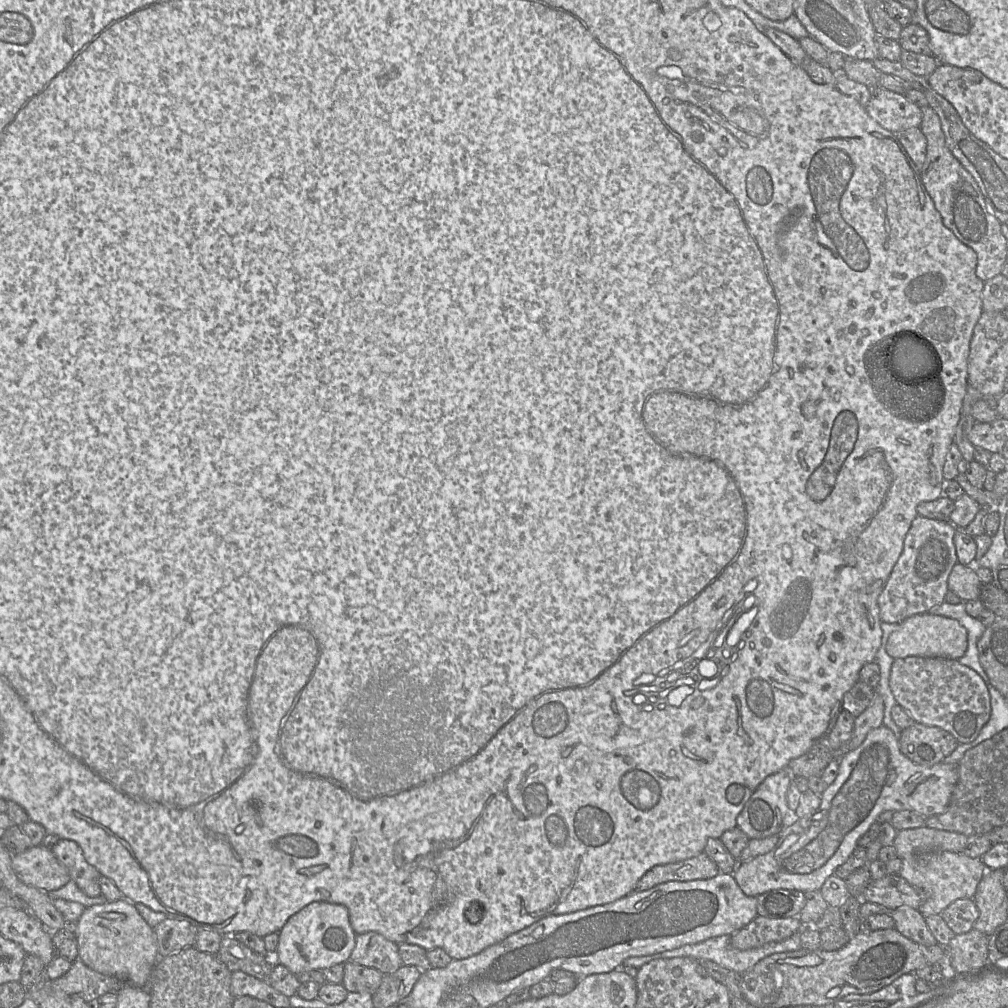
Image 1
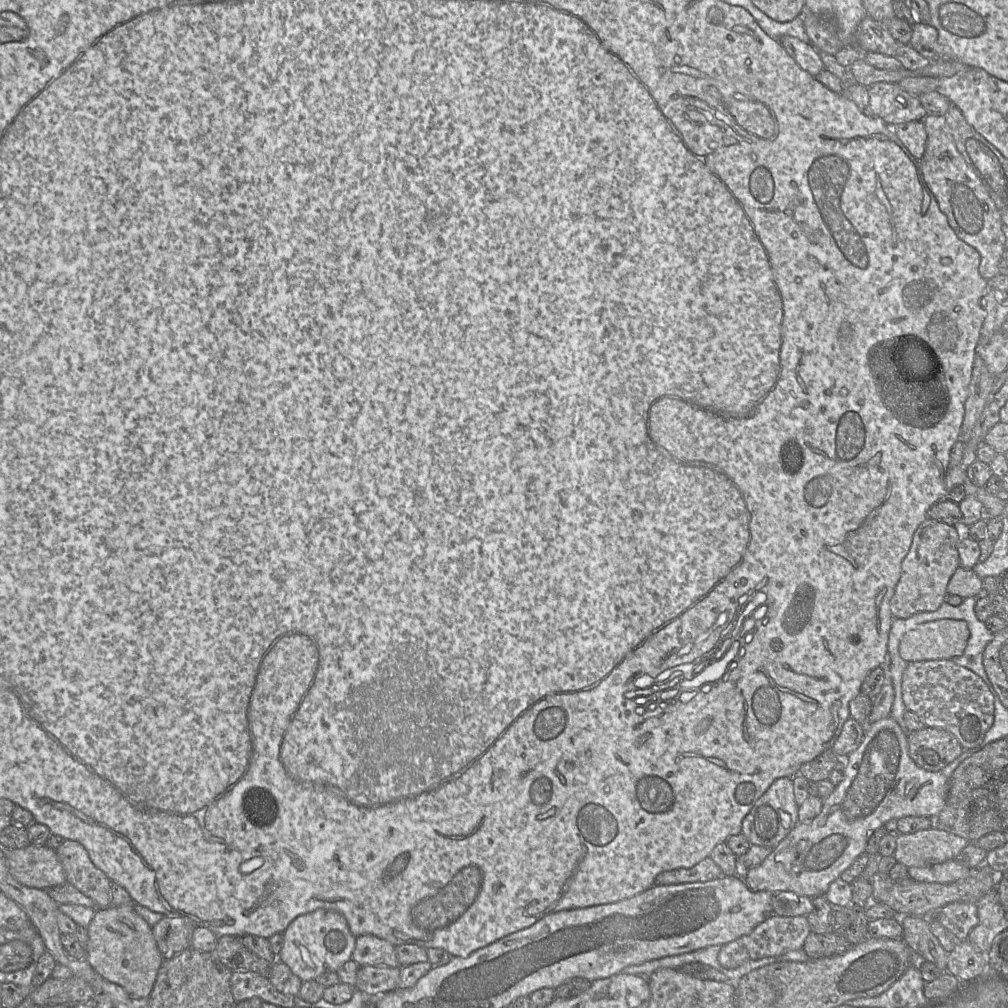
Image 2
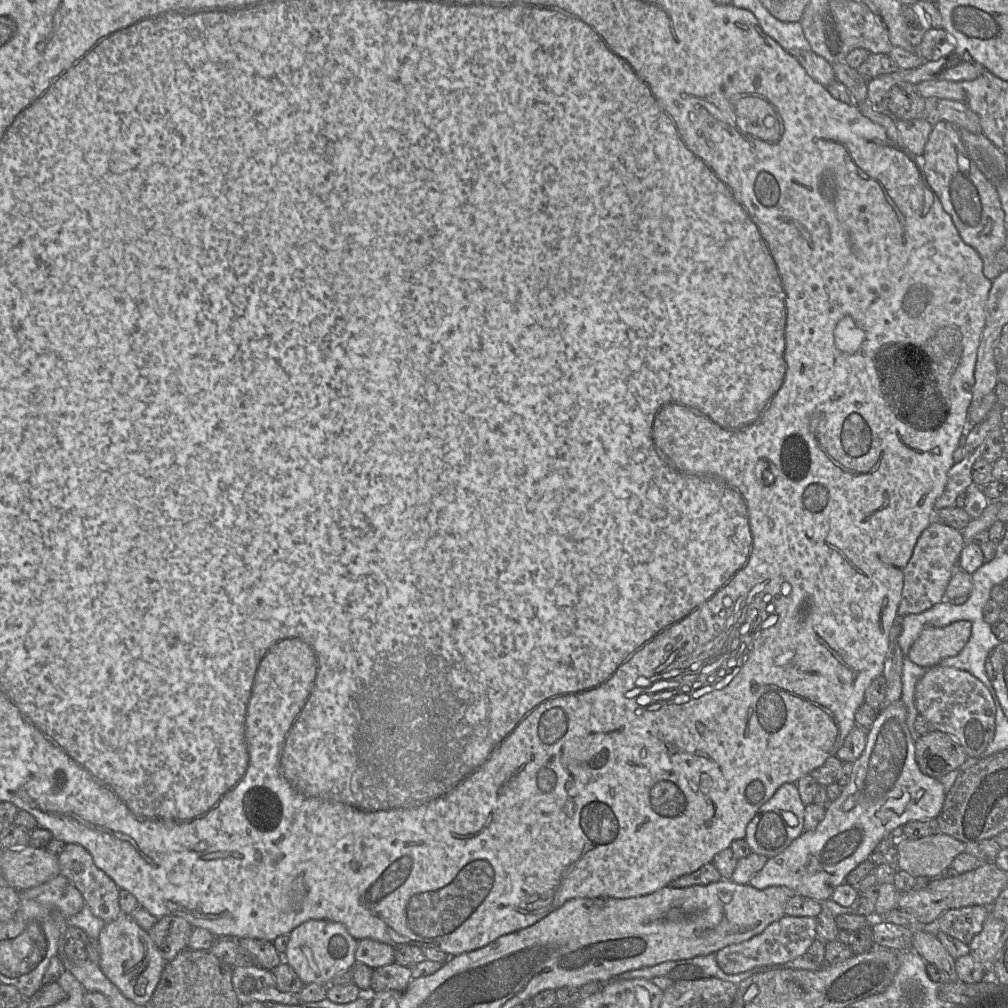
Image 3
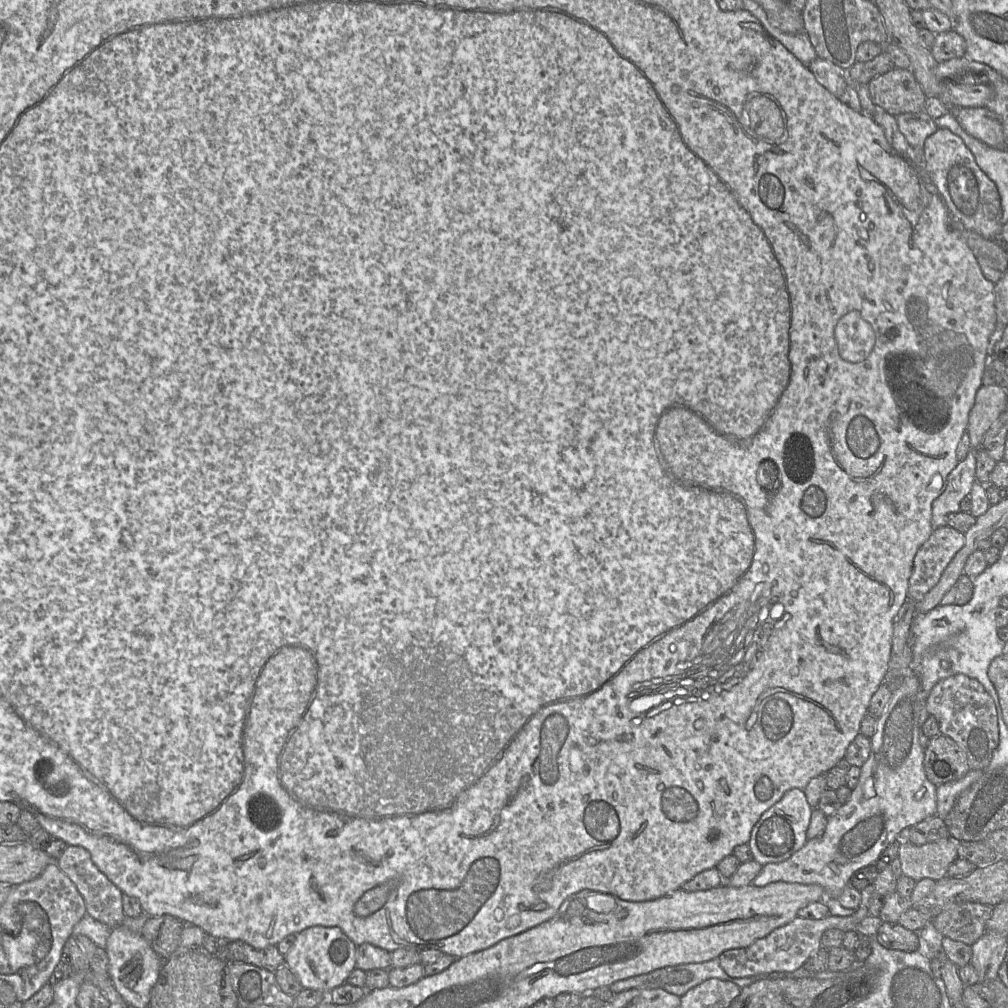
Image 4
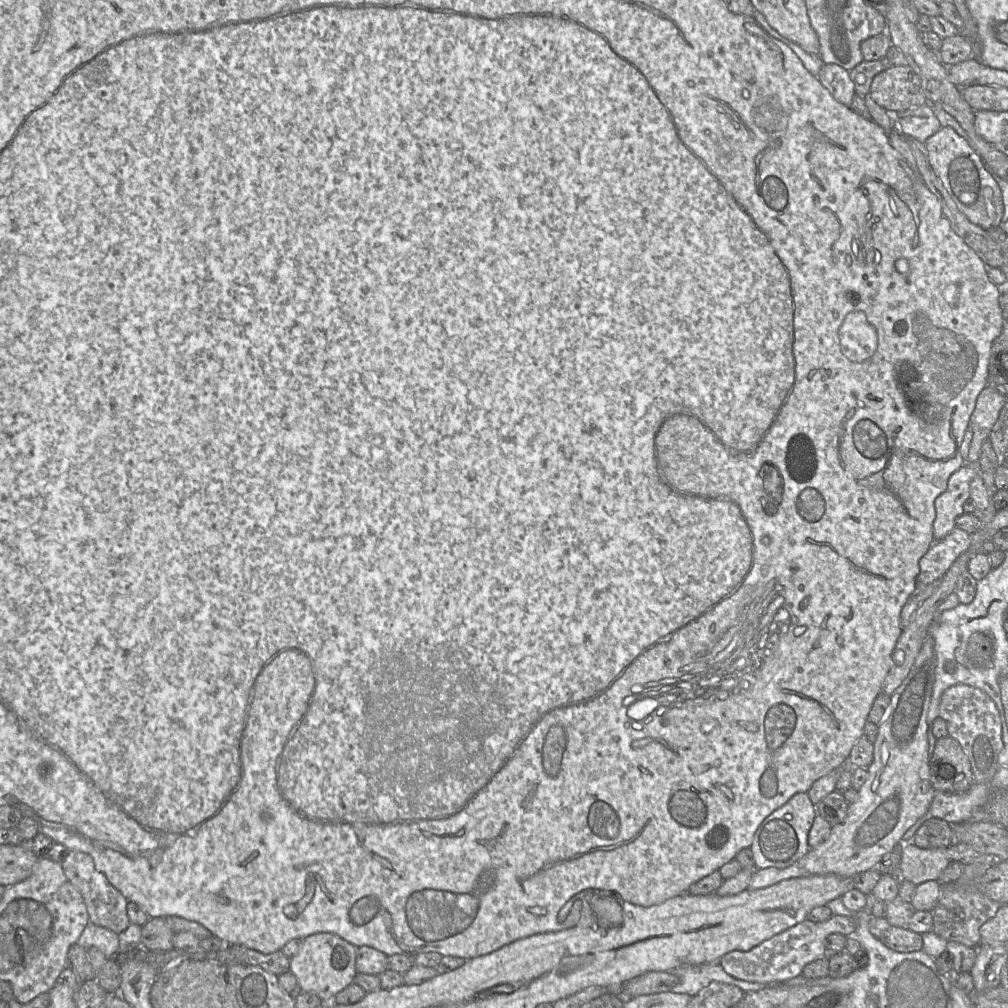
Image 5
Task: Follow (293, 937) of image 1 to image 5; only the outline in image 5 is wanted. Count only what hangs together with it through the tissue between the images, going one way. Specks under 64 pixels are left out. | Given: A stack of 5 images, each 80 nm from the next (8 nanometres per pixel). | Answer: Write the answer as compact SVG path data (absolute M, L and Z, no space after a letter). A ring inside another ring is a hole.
M318 932L303 939L300 950L290 957L290 972L299 981L302 991L318 995L324 1002L332 1002L335 995L354 983L357 947L334 933Z

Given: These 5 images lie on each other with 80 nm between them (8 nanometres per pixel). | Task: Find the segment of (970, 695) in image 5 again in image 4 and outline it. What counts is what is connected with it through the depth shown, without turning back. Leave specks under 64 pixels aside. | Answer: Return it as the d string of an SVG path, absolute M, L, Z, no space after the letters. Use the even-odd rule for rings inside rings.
M964 674L949 676L931 689L926 699L926 709L938 721L941 733L963 749L969 768L985 771L999 744L999 727L996 706L984 686Z

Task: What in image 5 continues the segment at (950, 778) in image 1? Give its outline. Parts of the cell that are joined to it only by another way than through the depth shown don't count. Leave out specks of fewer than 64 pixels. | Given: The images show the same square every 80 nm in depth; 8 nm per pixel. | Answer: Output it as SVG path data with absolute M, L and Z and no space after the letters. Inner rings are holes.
M928 635L908 675L890 696L889 706L878 726L877 738L873 744L873 761L867 769L868 777L857 791L858 796L855 802L849 805L845 820L831 828L829 837L822 844L816 848L810 848L804 857L791 866L756 870L749 883L749 889L766 888L789 878L812 875L832 874L840 877L854 877L858 873L873 869L886 853L902 842L904 833L928 812L935 790L930 782L927 715L935 682L936 664L934 639Z

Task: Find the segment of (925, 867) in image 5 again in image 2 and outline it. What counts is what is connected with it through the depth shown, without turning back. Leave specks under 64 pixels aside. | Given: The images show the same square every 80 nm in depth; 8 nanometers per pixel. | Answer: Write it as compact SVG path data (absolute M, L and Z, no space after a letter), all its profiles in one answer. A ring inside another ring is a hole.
M933 828L896 834L894 857L907 868L924 867L955 859L968 842L963 837Z

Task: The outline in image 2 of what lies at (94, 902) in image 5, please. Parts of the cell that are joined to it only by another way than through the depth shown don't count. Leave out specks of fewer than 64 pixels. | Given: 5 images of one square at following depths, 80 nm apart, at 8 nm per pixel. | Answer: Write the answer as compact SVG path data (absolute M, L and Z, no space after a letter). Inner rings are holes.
M64 840L55 851L67 883L91 898L98 909L112 906L112 881L93 864L83 845L74 840Z

